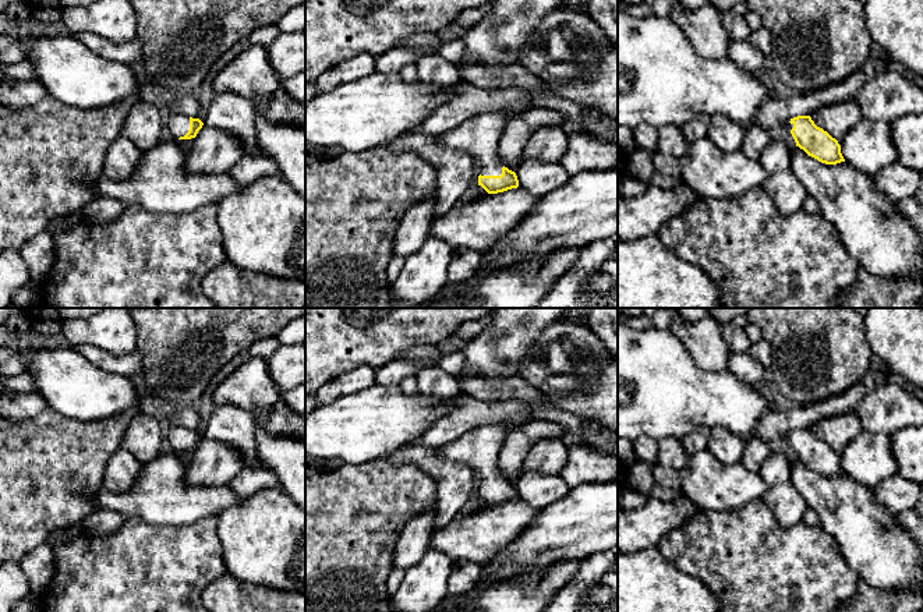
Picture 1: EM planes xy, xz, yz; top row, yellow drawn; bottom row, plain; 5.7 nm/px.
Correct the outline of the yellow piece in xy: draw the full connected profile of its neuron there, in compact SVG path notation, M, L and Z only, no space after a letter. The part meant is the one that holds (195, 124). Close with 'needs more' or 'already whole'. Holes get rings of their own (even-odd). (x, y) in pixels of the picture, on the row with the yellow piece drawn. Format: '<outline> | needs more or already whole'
M173 113L169 117L165 128L170 138L174 139L191 139L195 138L204 123L199 118L187 117L178 113Z | needs more

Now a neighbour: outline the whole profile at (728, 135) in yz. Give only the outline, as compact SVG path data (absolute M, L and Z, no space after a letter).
M714 114L708 123L707 137L721 151L735 152L742 148L746 130L725 114Z

